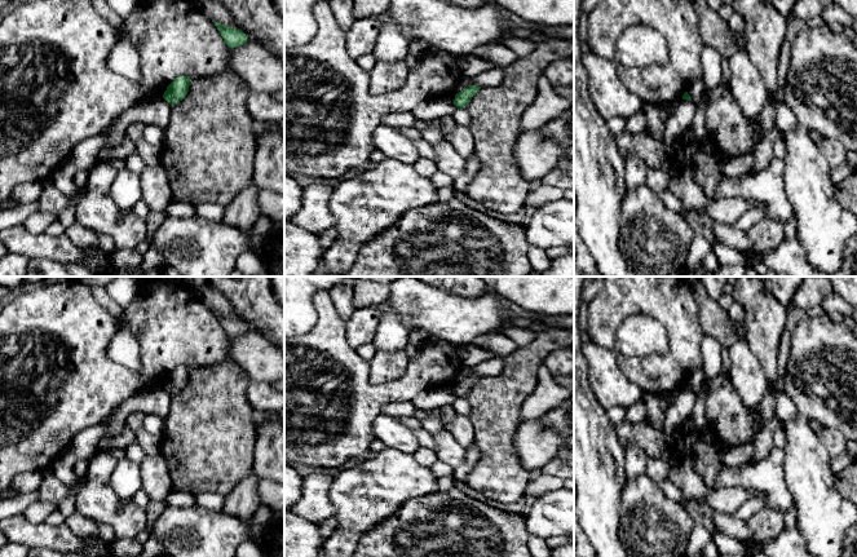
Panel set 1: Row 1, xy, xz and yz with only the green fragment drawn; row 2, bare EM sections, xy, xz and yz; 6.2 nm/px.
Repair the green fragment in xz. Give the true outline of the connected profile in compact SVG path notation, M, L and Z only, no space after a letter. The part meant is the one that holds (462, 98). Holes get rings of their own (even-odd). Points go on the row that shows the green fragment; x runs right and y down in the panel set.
M471 85L455 94L454 105L458 109L464 109L472 97L481 89L478 85Z

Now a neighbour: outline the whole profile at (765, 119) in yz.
M769 98L765 101L761 112L755 119L751 120L751 124L757 132L777 127L776 109L777 109L776 98Z

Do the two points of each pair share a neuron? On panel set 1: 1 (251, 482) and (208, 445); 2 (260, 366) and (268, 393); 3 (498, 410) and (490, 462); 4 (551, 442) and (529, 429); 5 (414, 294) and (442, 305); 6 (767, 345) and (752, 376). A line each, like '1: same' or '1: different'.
1: different
2: different
3: same
4: same
5: same
6: different

